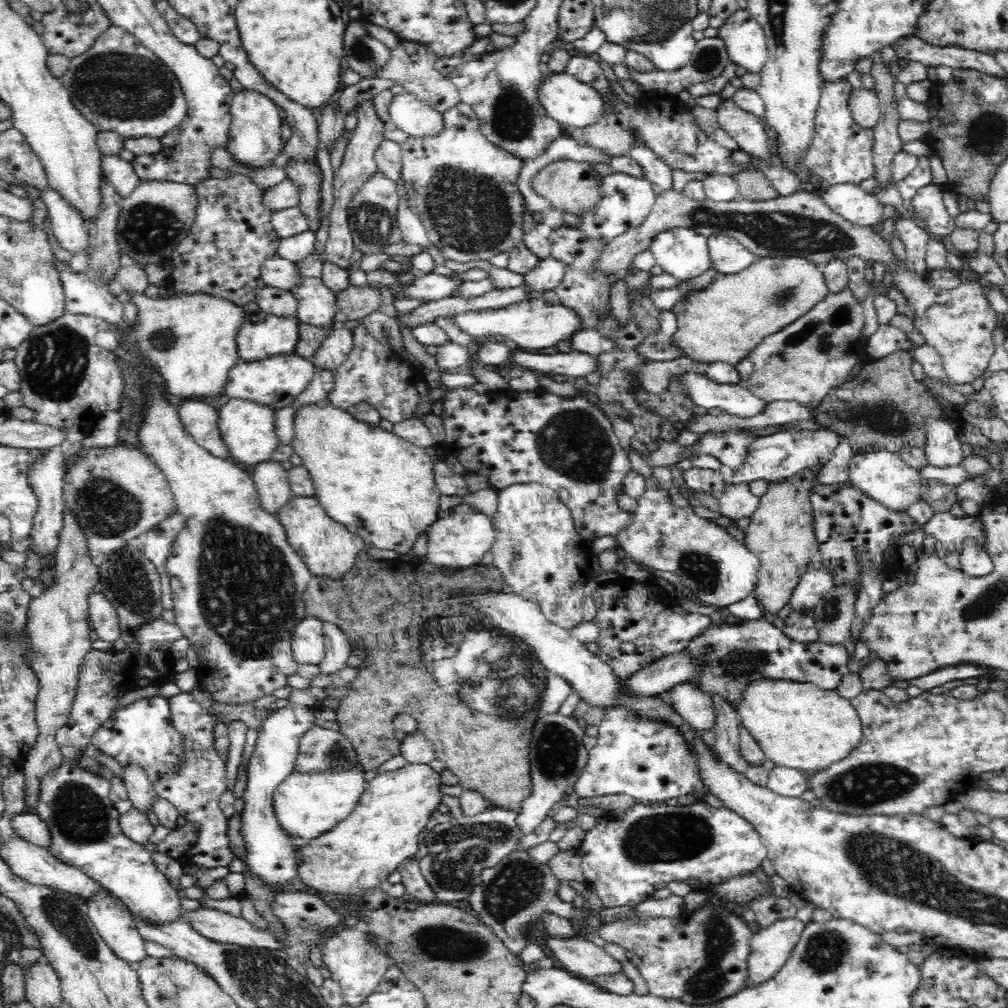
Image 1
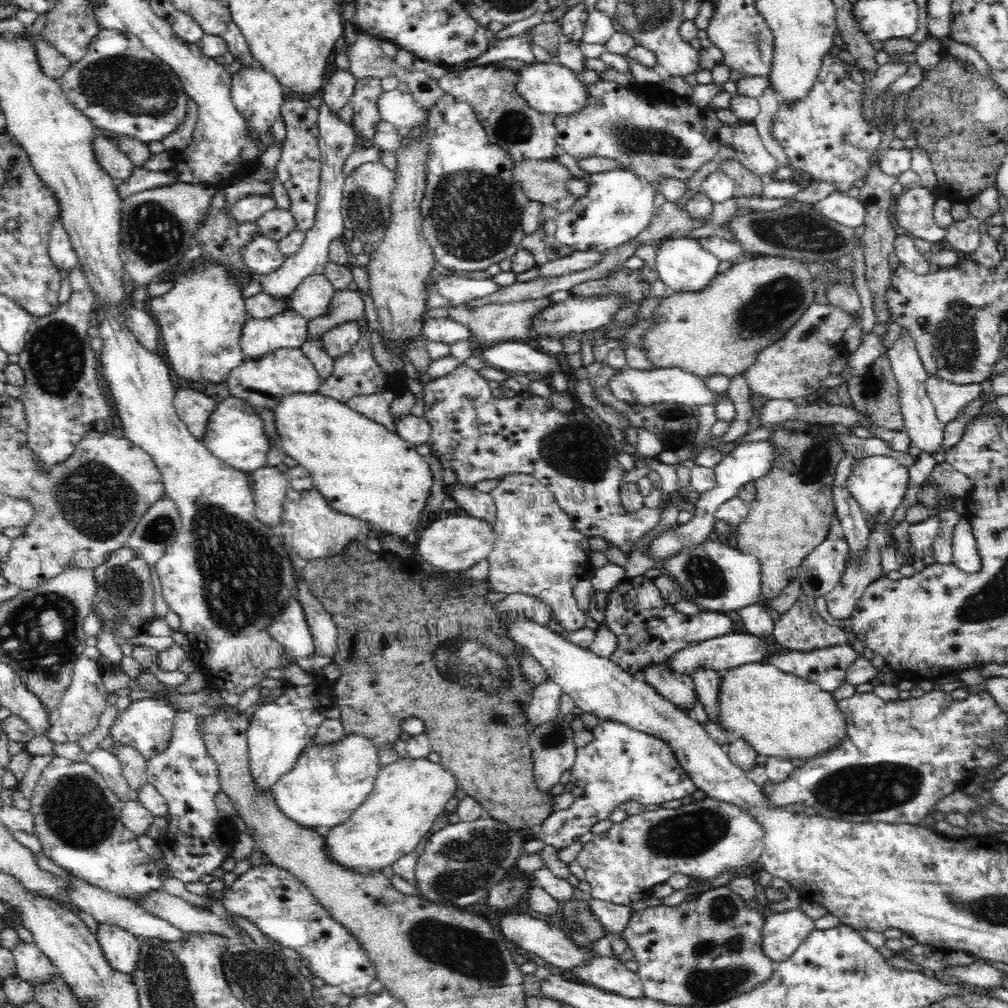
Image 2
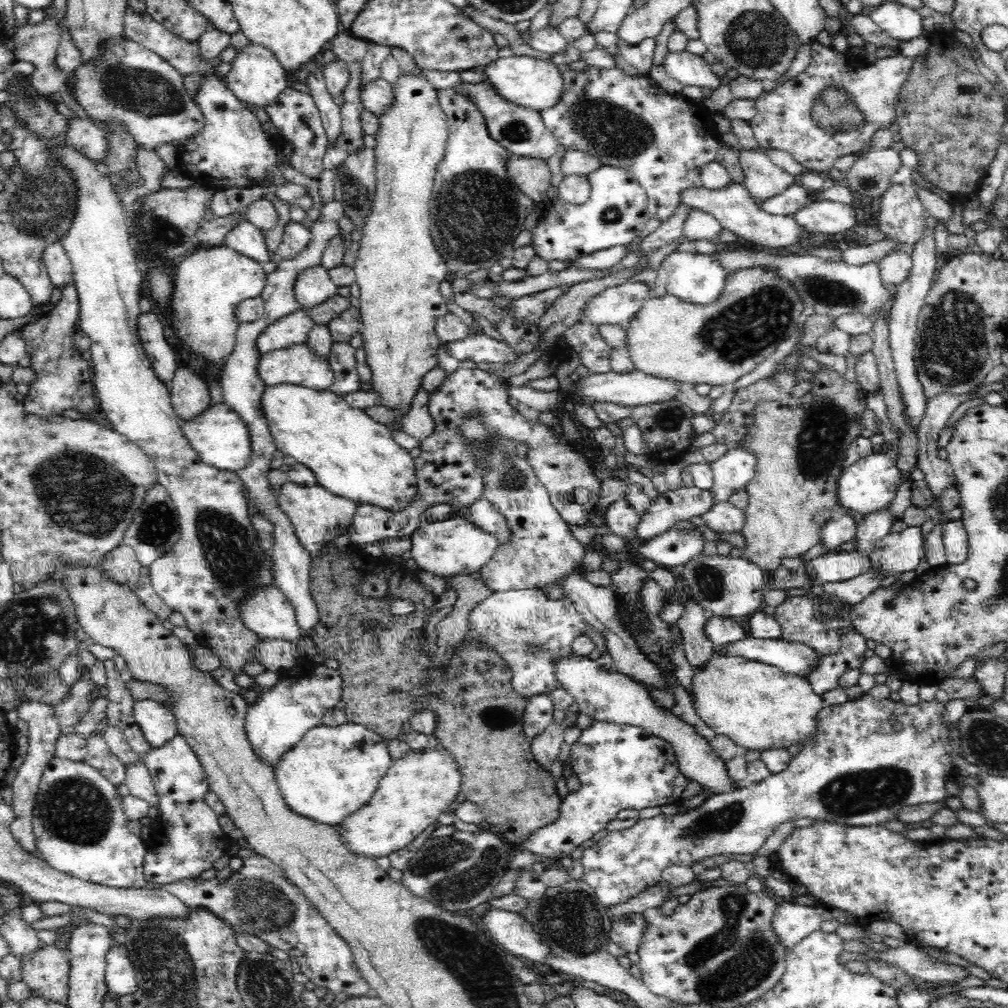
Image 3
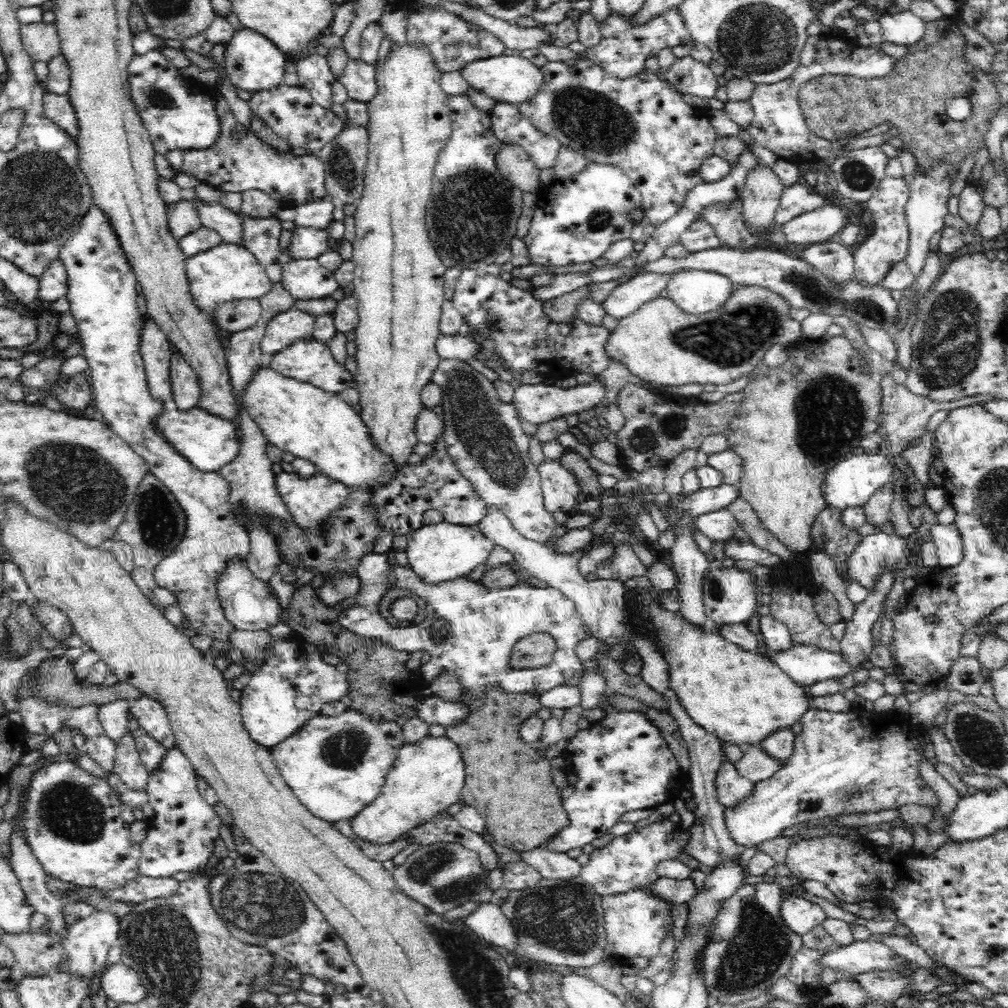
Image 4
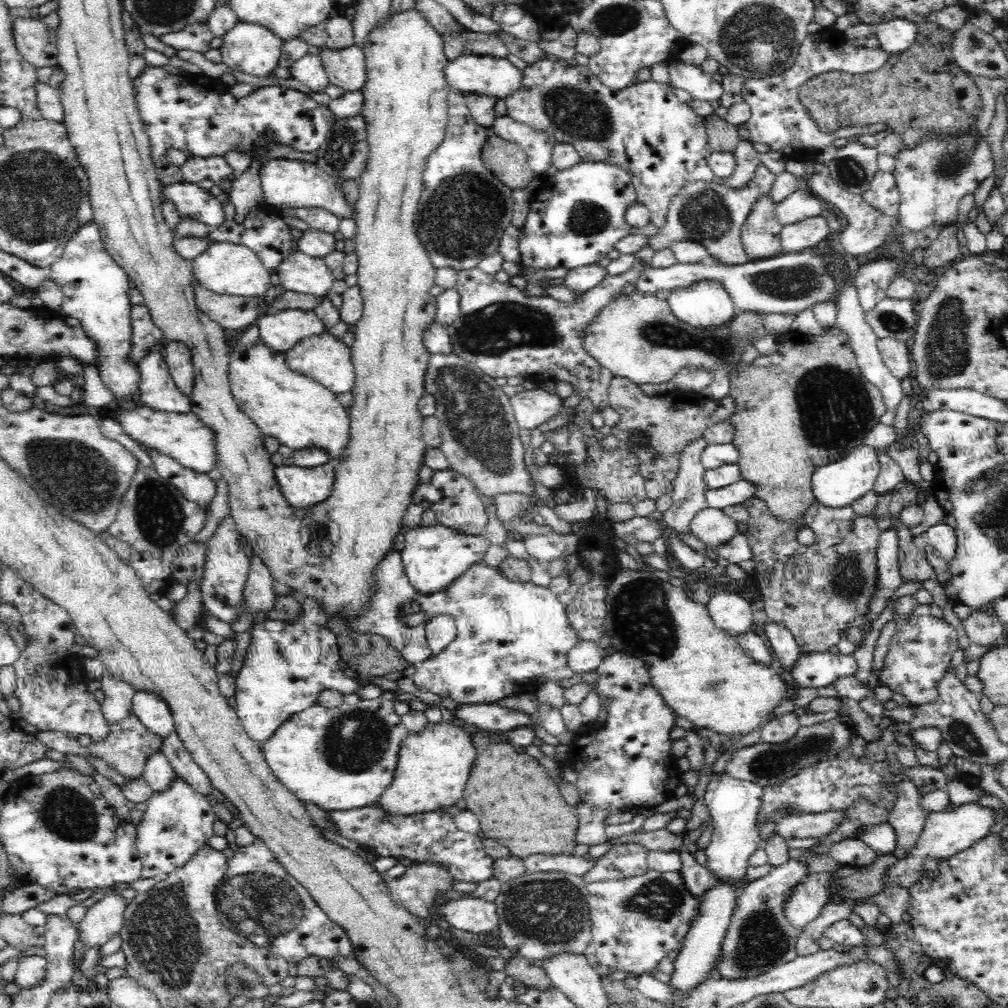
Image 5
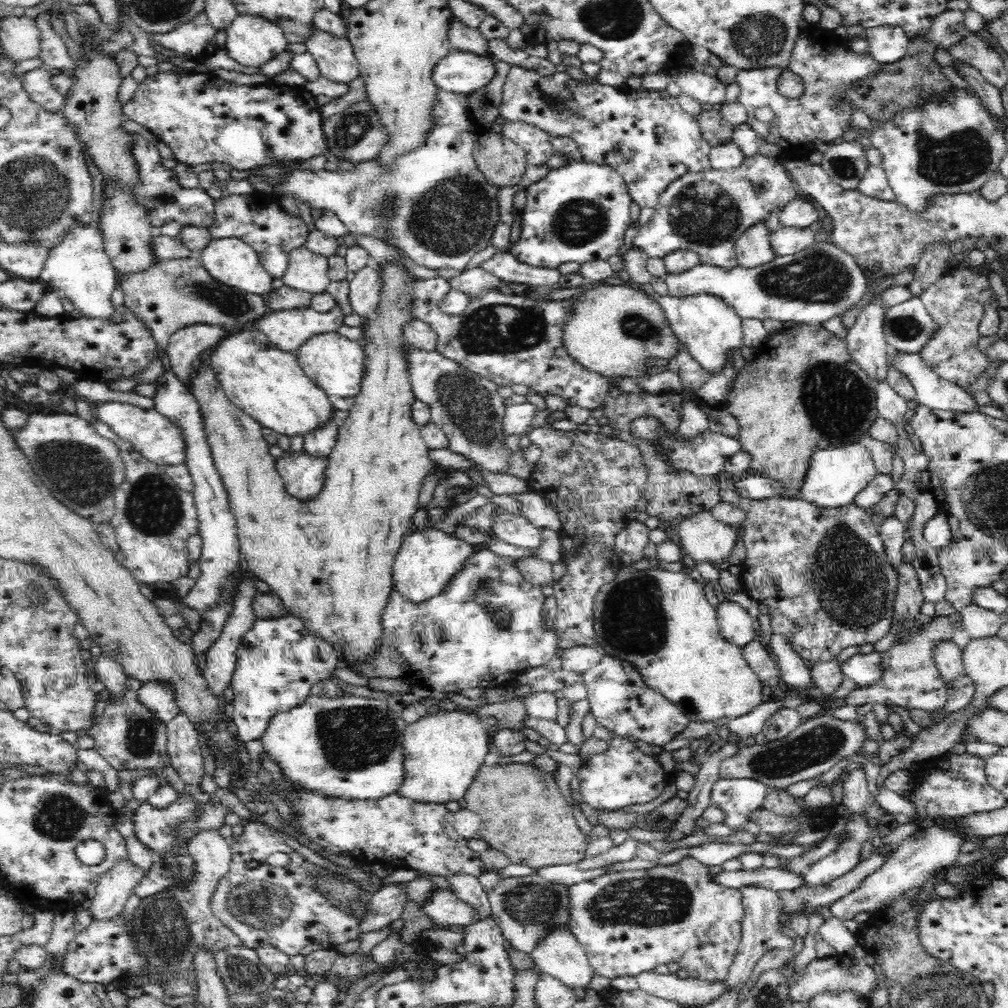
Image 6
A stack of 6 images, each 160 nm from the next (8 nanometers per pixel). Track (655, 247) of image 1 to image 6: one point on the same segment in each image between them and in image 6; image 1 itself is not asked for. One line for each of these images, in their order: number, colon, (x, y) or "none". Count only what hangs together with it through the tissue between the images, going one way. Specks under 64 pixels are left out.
2: (683, 265)
3: (697, 278)
4: (695, 291)
5: (706, 304)
6: (708, 327)

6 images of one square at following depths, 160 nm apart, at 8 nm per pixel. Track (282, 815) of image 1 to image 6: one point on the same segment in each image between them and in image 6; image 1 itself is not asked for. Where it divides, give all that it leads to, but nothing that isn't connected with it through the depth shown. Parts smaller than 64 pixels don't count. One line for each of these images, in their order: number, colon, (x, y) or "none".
2: (327, 784)
3: (332, 771)
4: (335, 765)
5: (340, 758)
6: (351, 747)

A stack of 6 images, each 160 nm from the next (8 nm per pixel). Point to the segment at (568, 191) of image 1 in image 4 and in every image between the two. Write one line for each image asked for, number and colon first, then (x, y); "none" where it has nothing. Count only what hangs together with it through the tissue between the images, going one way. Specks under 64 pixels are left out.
2: (544, 181)
3: (533, 176)
4: (514, 163)

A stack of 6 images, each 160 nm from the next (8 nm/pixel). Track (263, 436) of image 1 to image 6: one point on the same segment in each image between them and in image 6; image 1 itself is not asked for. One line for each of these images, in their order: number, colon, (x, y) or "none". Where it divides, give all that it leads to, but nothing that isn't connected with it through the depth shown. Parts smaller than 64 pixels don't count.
2: (235, 434)
3: (220, 437)
4: (209, 442)
5: (183, 437)
6: (156, 437)

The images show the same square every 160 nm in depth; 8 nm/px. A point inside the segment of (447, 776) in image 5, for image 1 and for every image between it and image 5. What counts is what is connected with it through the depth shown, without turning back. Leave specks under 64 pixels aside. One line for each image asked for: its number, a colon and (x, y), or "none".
1: (358, 854)
2: (408, 795)
3: (418, 787)
4: (426, 778)

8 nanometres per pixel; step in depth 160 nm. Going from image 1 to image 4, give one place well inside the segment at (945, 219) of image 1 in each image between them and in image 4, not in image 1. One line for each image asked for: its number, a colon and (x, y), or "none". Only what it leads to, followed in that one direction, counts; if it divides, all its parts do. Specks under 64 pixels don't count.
2: (915, 208)
3: (902, 217)
4: (889, 242)

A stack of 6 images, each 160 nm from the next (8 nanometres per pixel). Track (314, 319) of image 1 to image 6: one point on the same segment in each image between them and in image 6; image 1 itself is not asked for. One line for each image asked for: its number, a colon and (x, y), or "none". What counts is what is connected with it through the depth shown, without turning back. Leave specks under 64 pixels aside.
2: (311, 298)
3: (314, 285)
4: (306, 279)
5: (298, 272)
6: (307, 271)

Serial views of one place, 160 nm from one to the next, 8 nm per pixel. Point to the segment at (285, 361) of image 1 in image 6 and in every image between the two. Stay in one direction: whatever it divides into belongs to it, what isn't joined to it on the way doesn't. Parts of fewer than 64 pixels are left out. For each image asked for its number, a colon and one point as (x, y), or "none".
2: (262, 382)
3: (297, 365)
4: (309, 361)
5: (325, 359)
6: (334, 363)

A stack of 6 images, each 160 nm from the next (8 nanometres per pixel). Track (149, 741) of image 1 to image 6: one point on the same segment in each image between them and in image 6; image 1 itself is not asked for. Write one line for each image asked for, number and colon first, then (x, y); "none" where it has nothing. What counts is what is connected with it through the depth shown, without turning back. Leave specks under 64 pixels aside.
2: (147, 724)
3: (155, 719)
4: (151, 715)
5: (153, 712)
6: (158, 697)

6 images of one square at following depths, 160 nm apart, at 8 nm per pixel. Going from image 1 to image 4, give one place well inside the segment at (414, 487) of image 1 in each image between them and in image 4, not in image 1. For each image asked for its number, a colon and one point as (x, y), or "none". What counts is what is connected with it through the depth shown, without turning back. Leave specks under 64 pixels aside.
2: (362, 469)
3: (351, 455)
4: (300, 418)

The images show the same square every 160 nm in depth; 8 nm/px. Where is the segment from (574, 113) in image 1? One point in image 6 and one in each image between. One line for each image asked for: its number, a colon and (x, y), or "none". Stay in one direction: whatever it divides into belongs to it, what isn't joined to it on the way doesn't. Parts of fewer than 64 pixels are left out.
2: (550, 88)
3: (535, 84)
4: (510, 78)
5: (482, 75)
6: (462, 72)

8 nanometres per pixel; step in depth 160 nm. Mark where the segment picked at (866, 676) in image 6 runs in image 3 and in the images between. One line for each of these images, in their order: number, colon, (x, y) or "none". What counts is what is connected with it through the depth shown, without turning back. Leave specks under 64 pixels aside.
3: (797, 659)
4: (806, 664)
5: (820, 669)

